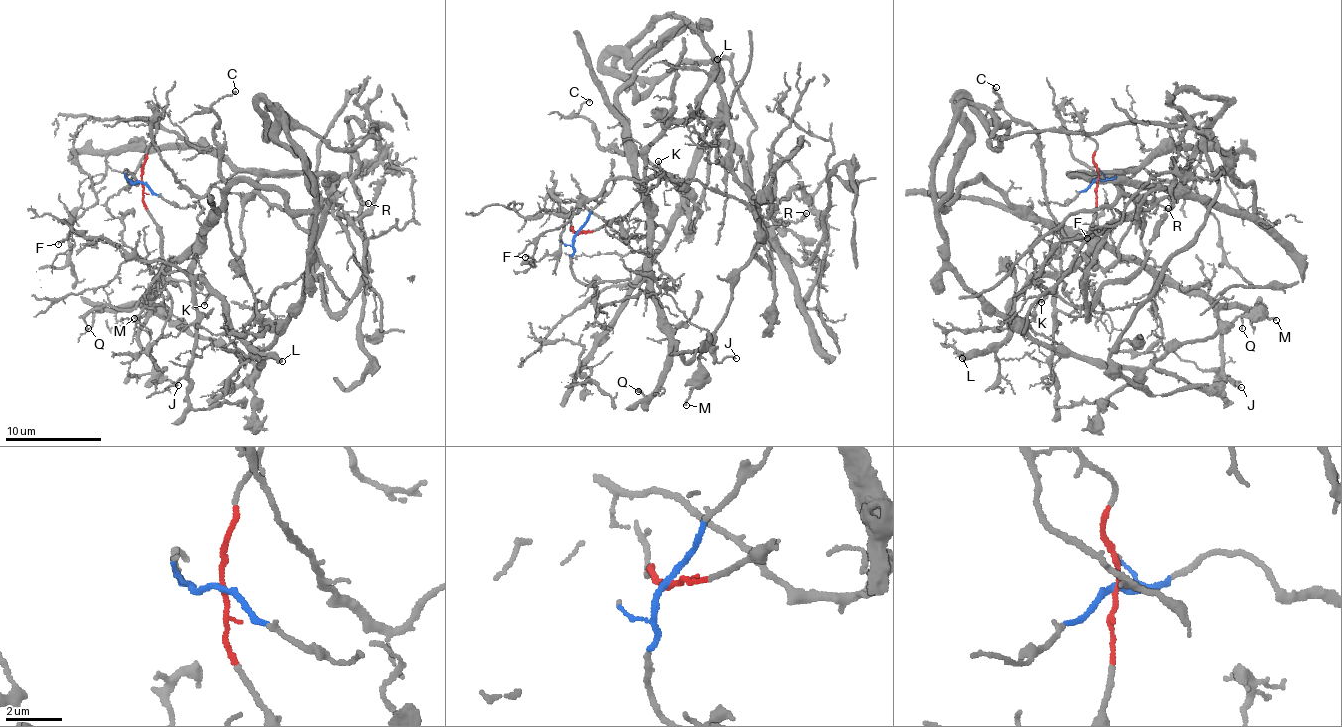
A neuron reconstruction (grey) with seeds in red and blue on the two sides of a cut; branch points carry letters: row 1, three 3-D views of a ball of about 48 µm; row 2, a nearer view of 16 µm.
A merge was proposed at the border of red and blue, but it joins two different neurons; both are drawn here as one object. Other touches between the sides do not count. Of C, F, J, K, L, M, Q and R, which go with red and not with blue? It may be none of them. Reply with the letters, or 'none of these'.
F, J, K, L, M, Q

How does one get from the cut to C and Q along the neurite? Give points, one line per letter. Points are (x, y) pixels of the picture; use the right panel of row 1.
C: (1098, 178), (1190, 187), (1200, 157), (1120, 169), (1135, 220), (1103, 268), (1047, 207), (1038, 132), (997, 87)
Q: (1098, 178), (1082, 271), (1077, 264), (1093, 252), (1114, 247), (1213, 306), (1253, 312), (1242, 314), (1242, 328)

